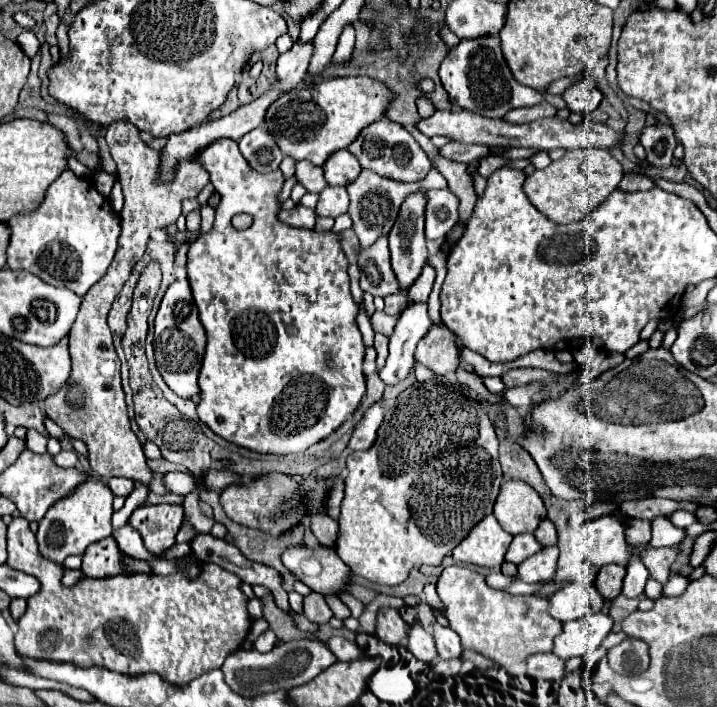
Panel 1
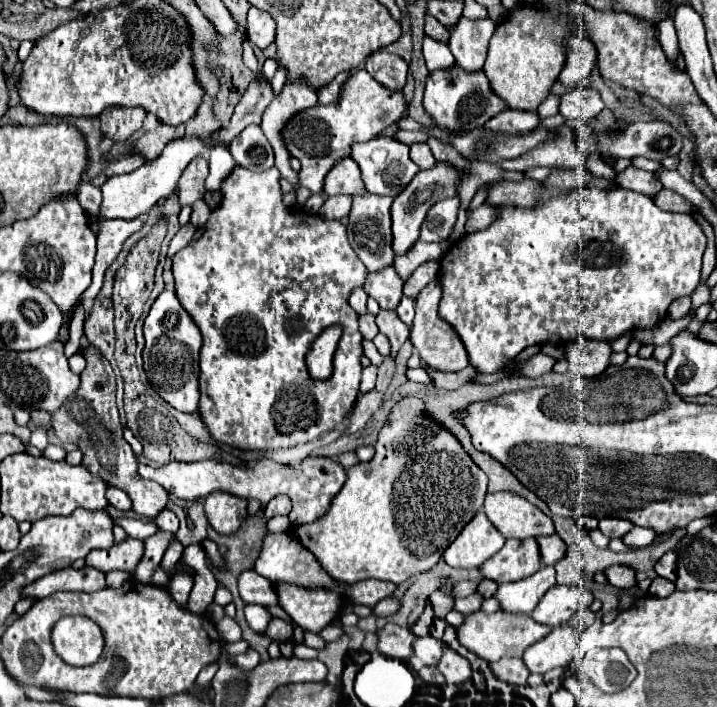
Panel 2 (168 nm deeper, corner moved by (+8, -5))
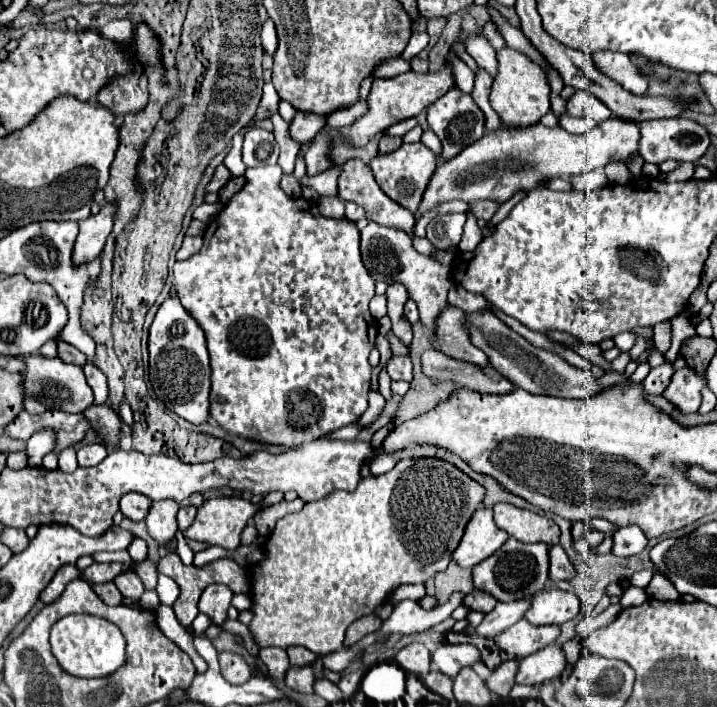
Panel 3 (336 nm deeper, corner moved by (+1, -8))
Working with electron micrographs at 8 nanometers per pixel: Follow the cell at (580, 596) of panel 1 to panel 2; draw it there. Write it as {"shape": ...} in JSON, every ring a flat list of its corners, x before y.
{"shape":[[555,585,555,589,549,589,531,617,537,623,543,625,563,625,567,623,581,607,587,607,593,603,593,593,579,589,579,587,569,587,569,585]]}

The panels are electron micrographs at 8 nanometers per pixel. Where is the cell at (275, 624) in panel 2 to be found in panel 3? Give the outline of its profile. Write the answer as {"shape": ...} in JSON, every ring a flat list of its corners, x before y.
{"shape":[[294,646,294,648,288,648,286,650,288,656,290,656,290,666,294,668,300,668,300,666,310,666,314,660,316,660,316,654,302,648,302,646]]}

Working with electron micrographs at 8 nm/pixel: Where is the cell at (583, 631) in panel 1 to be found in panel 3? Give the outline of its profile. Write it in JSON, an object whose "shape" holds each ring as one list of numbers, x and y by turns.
{"shape":[[550,644,542,648,536,654,530,654,520,660,514,684,524,684,524,686,538,686,546,680,554,680,562,674,566,664,564,652,560,646]]}

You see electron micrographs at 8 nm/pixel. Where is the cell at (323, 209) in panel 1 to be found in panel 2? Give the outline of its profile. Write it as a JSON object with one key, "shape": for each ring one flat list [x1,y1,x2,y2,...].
{"shape":[[335,195,335,197,327,197,323,207,319,209,319,215,323,219,341,219,349,213,351,209,351,197,347,195]]}

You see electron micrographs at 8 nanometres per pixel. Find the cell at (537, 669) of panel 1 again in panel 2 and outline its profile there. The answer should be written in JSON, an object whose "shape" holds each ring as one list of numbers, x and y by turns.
{"shape":[[503,657,499,659,495,665,491,665,493,673,513,685,527,685,527,679,531,675,531,671,523,665,523,659,511,659,511,657]]}

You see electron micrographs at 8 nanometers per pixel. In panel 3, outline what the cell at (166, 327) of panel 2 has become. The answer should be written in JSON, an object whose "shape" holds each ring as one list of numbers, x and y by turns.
{"shape":[[168,298,156,312,150,326,150,384,156,396,166,408,176,412,180,418,192,424,204,424,208,420,210,408,210,364,204,340,204,330,198,322,182,308,180,300]]}

